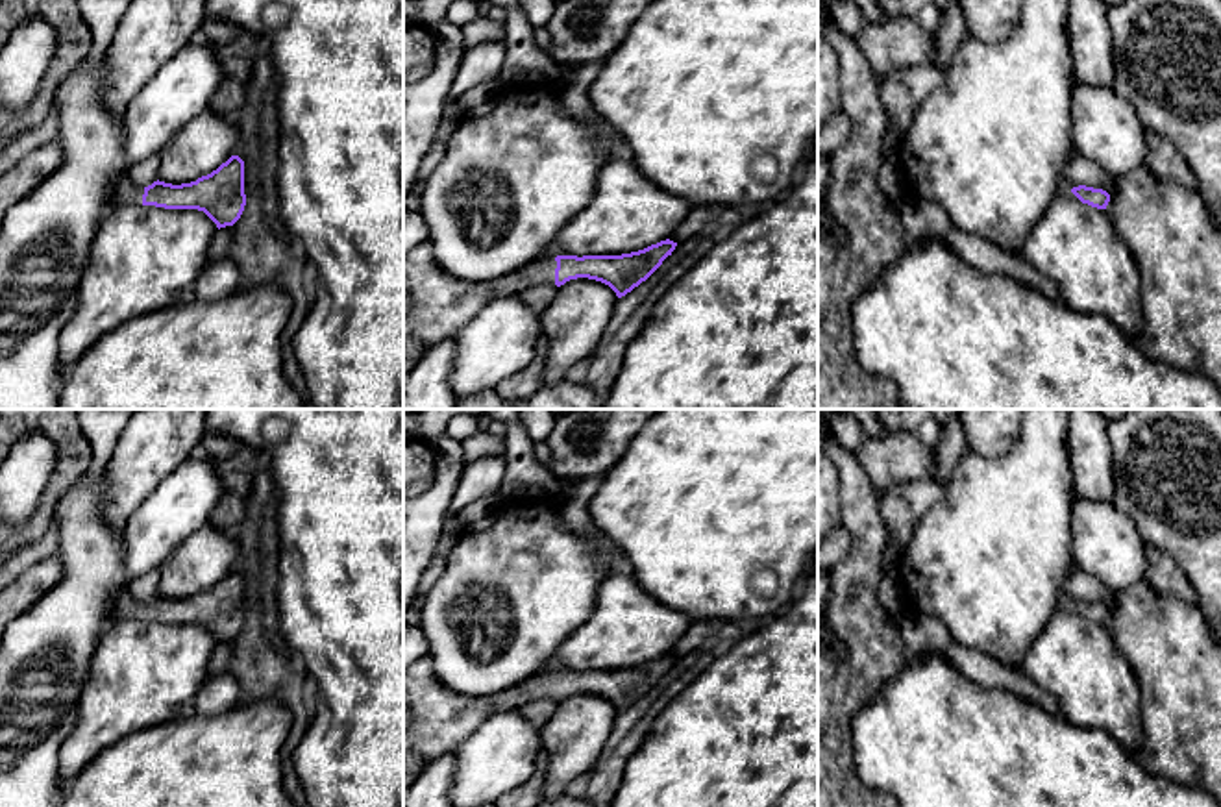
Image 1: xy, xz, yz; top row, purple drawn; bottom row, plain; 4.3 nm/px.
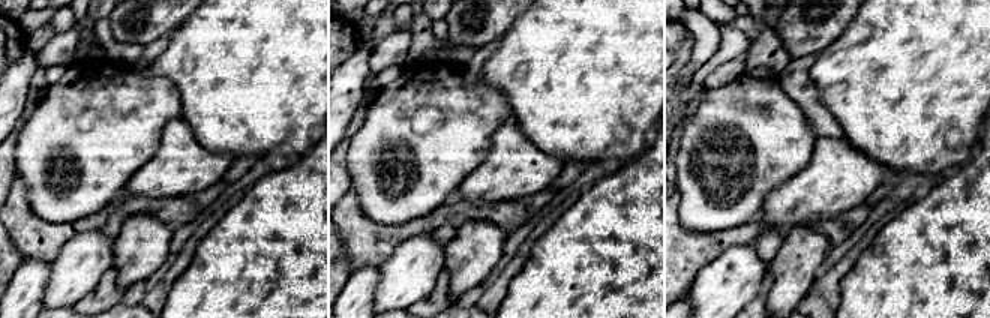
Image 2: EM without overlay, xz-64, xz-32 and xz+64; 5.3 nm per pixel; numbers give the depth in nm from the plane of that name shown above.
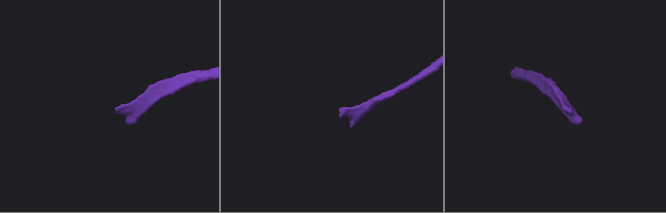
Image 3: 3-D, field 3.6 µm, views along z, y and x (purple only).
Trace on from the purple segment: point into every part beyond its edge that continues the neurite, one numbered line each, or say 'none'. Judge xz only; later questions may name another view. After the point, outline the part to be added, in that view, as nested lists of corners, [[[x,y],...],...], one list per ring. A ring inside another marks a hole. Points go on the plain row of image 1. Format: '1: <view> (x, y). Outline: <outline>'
1: xz (439, 720). Outline: [[[426,653],[403,672],[403,707],[409,711],[409,726],[403,729],[403,757],[411,753],[420,755],[422,764],[426,766],[438,755],[459,748],[490,716],[520,709],[533,700],[555,700],[555,683],[555,672],[540,672],[520,685],[492,696],[462,696],[438,683],[433,659]]]

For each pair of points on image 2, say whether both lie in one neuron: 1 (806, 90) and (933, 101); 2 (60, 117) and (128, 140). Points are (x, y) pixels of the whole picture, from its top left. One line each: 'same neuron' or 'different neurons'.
1: different neurons
2: same neuron

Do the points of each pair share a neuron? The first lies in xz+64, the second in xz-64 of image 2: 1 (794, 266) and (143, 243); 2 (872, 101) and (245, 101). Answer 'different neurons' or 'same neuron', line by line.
1: same neuron
2: same neuron

